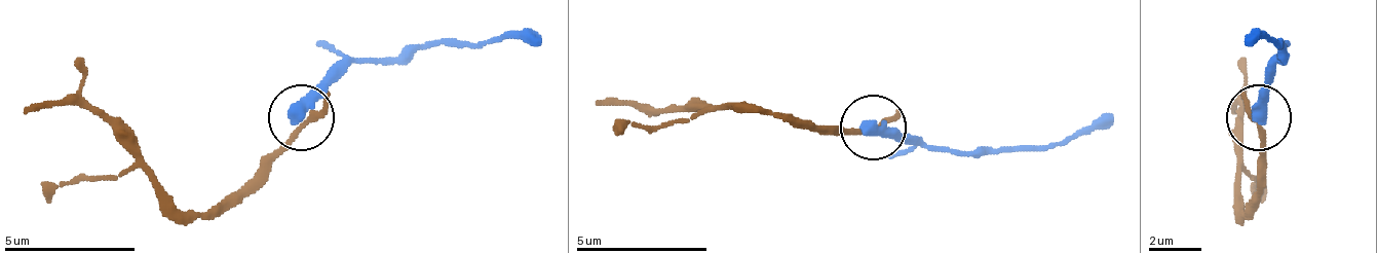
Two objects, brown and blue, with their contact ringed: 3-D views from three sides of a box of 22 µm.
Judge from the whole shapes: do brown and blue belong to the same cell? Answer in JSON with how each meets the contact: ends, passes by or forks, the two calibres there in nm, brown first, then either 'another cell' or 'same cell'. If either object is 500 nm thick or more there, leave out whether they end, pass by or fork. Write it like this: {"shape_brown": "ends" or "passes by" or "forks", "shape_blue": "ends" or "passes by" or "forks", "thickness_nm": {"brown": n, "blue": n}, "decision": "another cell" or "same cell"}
{"thickness_nm": {"brown": 180, "blue": 550}, "decision": "another cell"}

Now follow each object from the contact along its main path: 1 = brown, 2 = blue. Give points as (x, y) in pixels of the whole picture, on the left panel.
1: (299, 122), (233, 194), (187, 214), (88, 109), (36, 103), (23, 115)
2: (299, 115), (351, 63), (483, 43), (542, 43)

